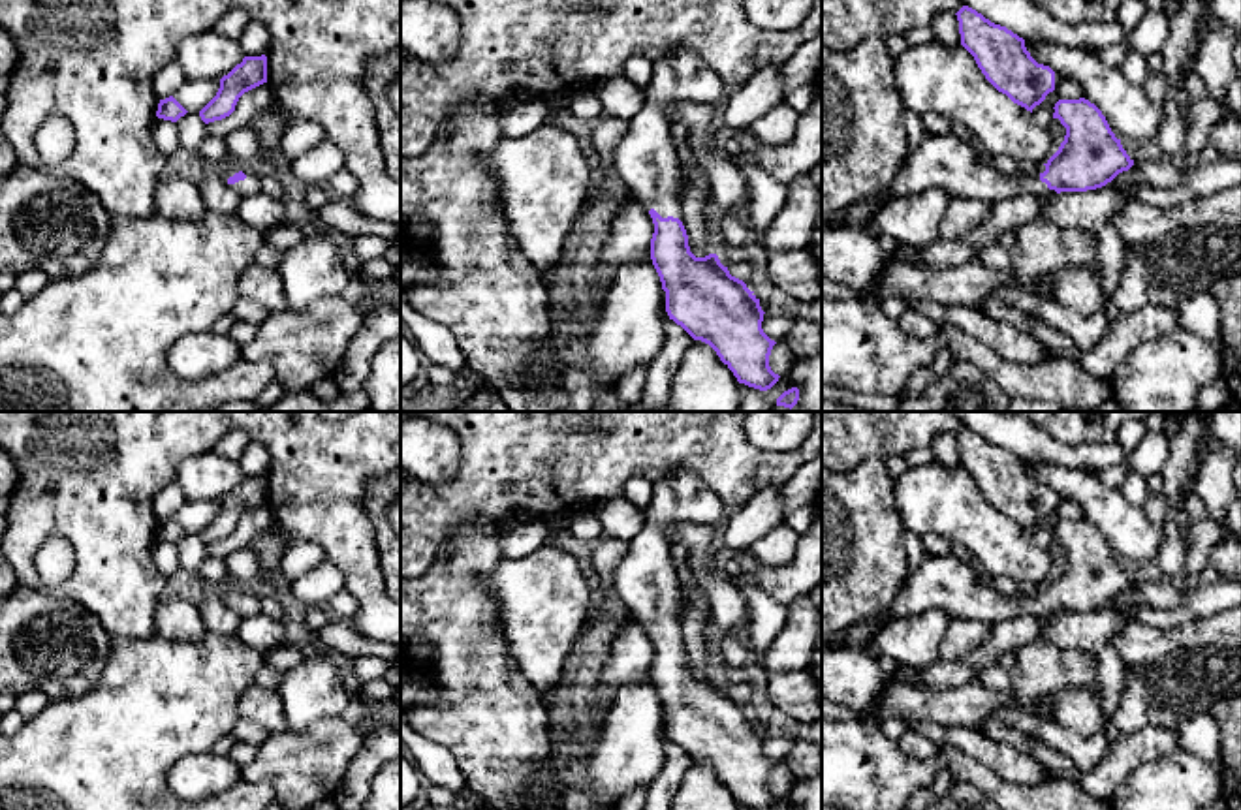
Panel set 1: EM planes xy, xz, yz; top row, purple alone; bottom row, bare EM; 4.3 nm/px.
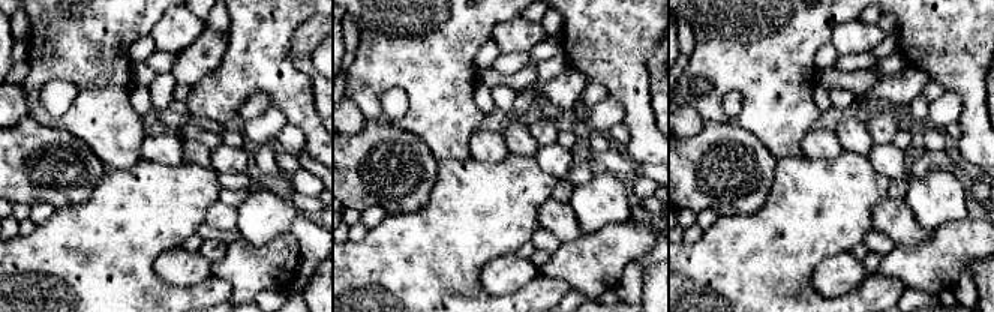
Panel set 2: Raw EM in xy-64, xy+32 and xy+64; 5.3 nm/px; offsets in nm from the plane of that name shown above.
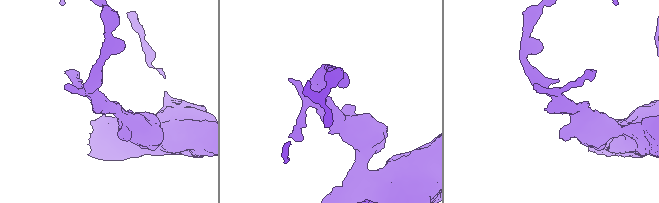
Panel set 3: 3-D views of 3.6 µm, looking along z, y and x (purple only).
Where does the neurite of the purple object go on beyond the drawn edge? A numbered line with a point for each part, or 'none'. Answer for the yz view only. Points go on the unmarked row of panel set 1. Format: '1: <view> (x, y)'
1: yz (948, 583)

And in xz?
1: xz (645, 579)

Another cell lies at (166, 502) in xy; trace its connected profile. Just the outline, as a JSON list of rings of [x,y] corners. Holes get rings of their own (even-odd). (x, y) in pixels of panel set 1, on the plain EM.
[[[177,481],[169,483],[156,492],[152,500],[152,513],[158,521],[165,521],[177,513],[177,509],[188,502],[186,494]]]

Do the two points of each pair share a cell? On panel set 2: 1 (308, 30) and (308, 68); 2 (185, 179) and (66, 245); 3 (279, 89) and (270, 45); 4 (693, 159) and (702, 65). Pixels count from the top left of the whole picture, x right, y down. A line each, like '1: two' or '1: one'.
1: one
2: one
3: one
4: two

